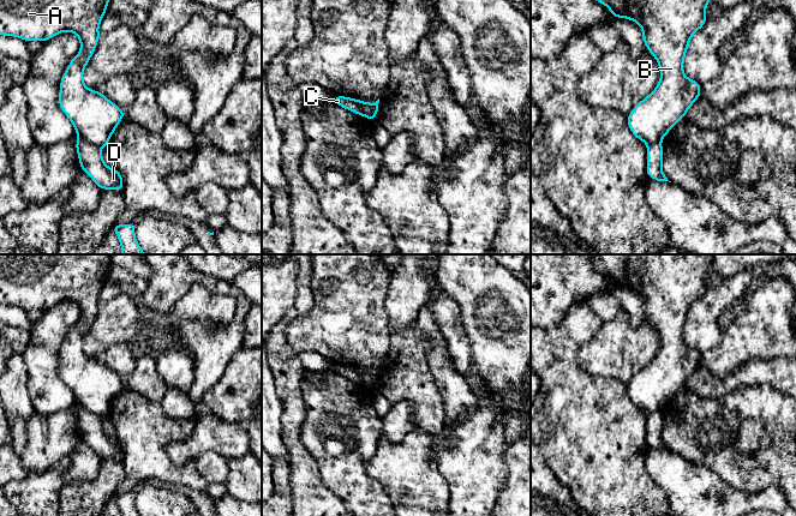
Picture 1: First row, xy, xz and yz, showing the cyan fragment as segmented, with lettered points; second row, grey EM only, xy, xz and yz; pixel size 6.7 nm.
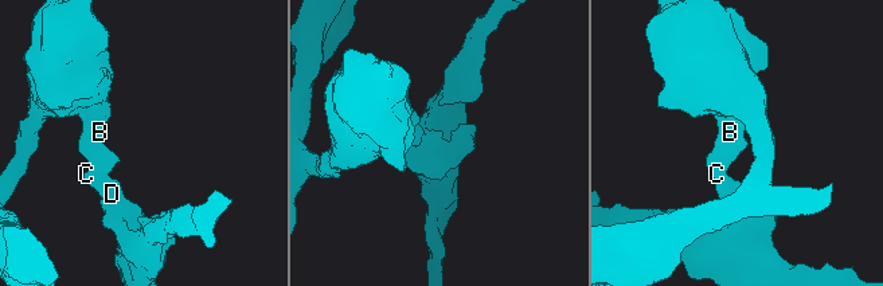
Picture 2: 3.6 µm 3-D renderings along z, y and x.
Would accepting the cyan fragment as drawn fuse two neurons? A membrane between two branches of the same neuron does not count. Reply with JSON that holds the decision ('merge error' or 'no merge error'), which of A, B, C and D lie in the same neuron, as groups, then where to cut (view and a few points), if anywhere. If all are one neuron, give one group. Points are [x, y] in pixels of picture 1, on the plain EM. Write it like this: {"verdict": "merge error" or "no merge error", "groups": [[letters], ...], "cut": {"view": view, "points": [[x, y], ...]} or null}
{"verdict": "merge error", "groups": [["A", "B"], ["C", "D"]], "cut": {"view": "xy", "points": [[79, 404], [99, 415]]}}

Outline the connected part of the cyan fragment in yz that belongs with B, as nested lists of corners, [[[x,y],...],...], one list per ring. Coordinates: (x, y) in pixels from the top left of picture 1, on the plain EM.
[[[592,254],[594,269],[605,274],[614,287],[627,287],[642,298],[642,310],[646,318],[656,326],[660,348],[656,358],[642,367],[627,385],[627,392],[633,404],[645,413],[660,412],[670,398],[682,388],[694,371],[701,366],[701,353],[688,347],[683,332],[690,307],[706,292],[706,276],[711,271],[710,254]]]

